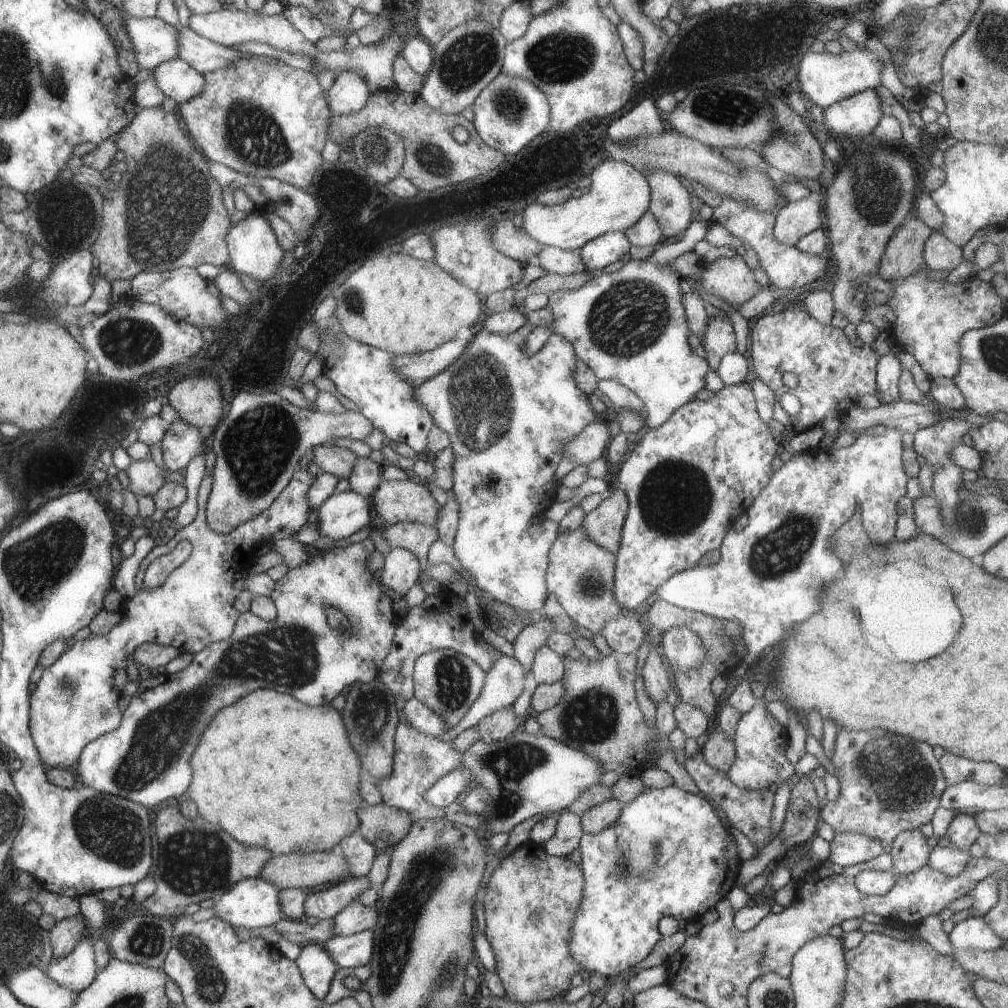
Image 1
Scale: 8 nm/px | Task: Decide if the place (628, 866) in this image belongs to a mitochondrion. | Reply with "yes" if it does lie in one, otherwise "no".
yes

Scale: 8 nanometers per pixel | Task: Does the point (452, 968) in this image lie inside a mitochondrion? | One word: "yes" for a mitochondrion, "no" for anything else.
yes

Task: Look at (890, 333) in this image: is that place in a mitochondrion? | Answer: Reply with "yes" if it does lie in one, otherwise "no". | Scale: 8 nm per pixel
no

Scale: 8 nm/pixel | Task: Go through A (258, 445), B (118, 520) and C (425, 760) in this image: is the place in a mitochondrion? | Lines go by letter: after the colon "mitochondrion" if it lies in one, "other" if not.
A: mitochondrion
B: other
C: mitochondrion

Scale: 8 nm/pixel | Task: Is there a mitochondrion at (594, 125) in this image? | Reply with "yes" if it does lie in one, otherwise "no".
no

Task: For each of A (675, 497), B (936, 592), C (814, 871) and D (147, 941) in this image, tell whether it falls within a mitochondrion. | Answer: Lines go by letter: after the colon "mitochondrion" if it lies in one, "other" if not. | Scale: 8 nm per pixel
A: mitochondrion
B: other
C: other
D: mitochondrion

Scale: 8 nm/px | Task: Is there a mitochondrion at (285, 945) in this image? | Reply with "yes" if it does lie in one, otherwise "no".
no

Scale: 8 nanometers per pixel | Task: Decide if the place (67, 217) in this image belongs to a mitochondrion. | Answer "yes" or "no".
yes

